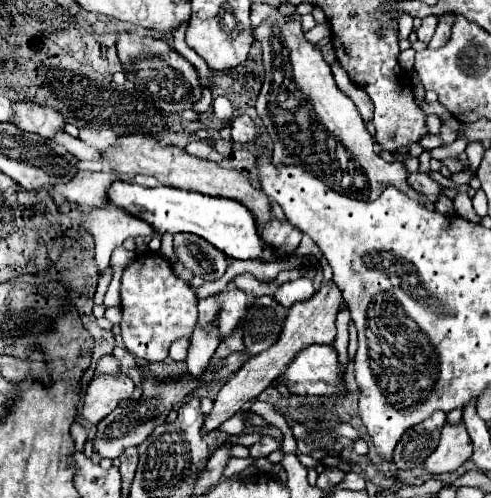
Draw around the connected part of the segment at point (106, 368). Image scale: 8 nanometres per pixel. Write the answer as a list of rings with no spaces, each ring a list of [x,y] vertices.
[[[105,355],[101,361],[99,361],[99,365],[97,365],[97,371],[95,371],[95,377],[99,377],[99,375],[127,375],[127,373],[123,373],[121,369],[119,369],[119,365],[117,365],[117,359],[113,357],[113,355]]]

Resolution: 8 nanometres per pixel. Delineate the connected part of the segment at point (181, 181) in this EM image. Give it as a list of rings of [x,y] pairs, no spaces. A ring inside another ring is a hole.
[[[143,133],[117,137],[117,145],[109,147],[103,153],[103,161],[107,161],[113,171],[123,173],[123,175],[137,175],[137,173],[153,175],[155,179],[159,179],[159,183],[163,183],[167,187],[199,191],[199,193],[211,195],[211,197],[235,199],[235,201],[243,203],[255,215],[259,225],[263,225],[263,223],[267,223],[267,219],[271,219],[269,197],[263,191],[253,189],[253,185],[249,183],[249,179],[243,173],[239,173],[235,169],[223,169],[221,165],[217,165],[213,161],[191,157],[185,149],[179,149],[175,145],[163,145],[161,141],[147,137]]]

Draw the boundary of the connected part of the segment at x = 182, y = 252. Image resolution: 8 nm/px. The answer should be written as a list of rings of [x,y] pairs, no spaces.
[[[175,235],[175,253],[179,261],[205,281],[215,281],[223,277],[227,269],[227,257],[219,255],[211,243],[199,239],[197,235]]]

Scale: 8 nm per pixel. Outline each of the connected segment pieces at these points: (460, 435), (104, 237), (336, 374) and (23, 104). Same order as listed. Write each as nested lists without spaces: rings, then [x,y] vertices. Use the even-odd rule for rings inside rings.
[[[463,419],[457,425],[445,423],[441,431],[439,447],[425,461],[425,469],[429,473],[449,473],[459,469],[473,453],[473,443],[469,439],[467,427]]]
[[[111,205],[87,209],[85,215],[87,215],[85,227],[95,239],[95,265],[99,275],[103,275],[109,269],[111,251],[119,247],[125,239],[155,235],[155,229],[147,221],[135,219],[131,213]]]
[[[313,345],[303,349],[287,365],[281,381],[295,395],[345,395],[341,363],[337,351],[331,345]]]
[[[15,101],[11,123],[15,123],[21,131],[51,139],[67,121],[65,115],[61,115],[55,107],[39,105],[33,101]]]

